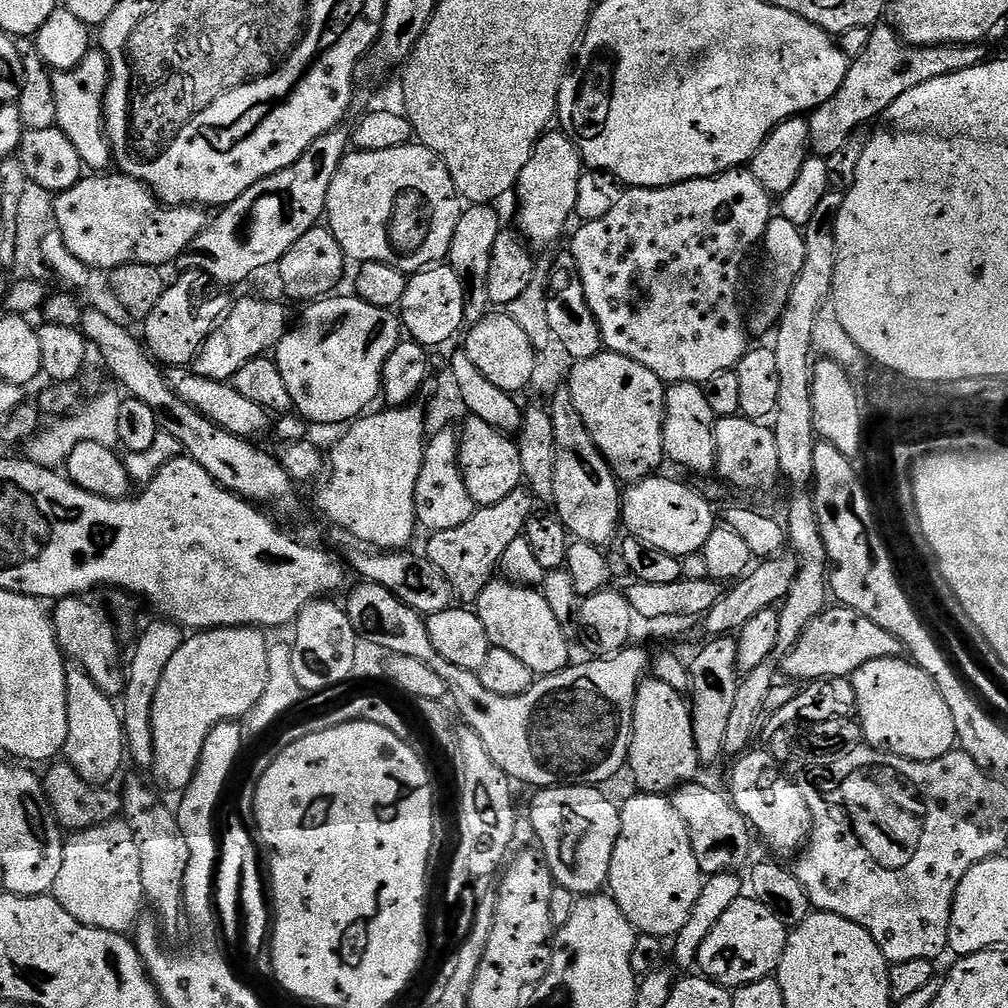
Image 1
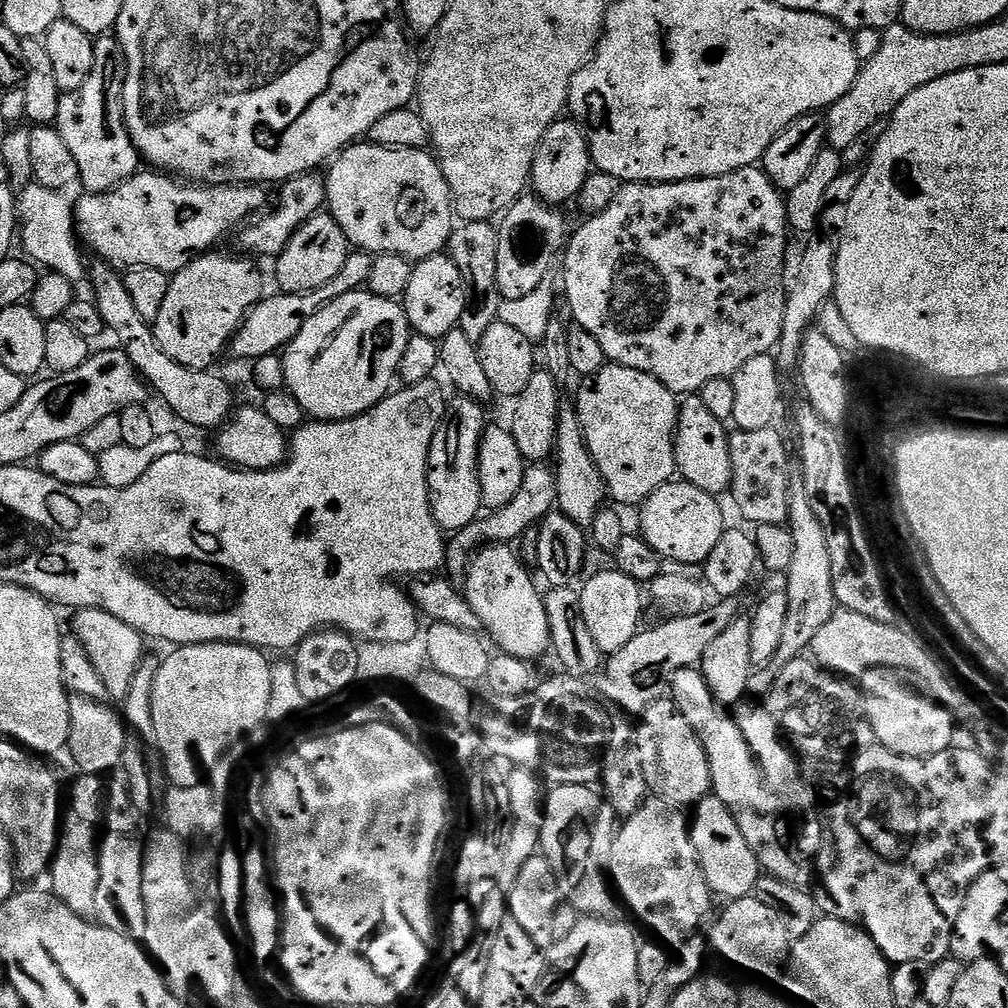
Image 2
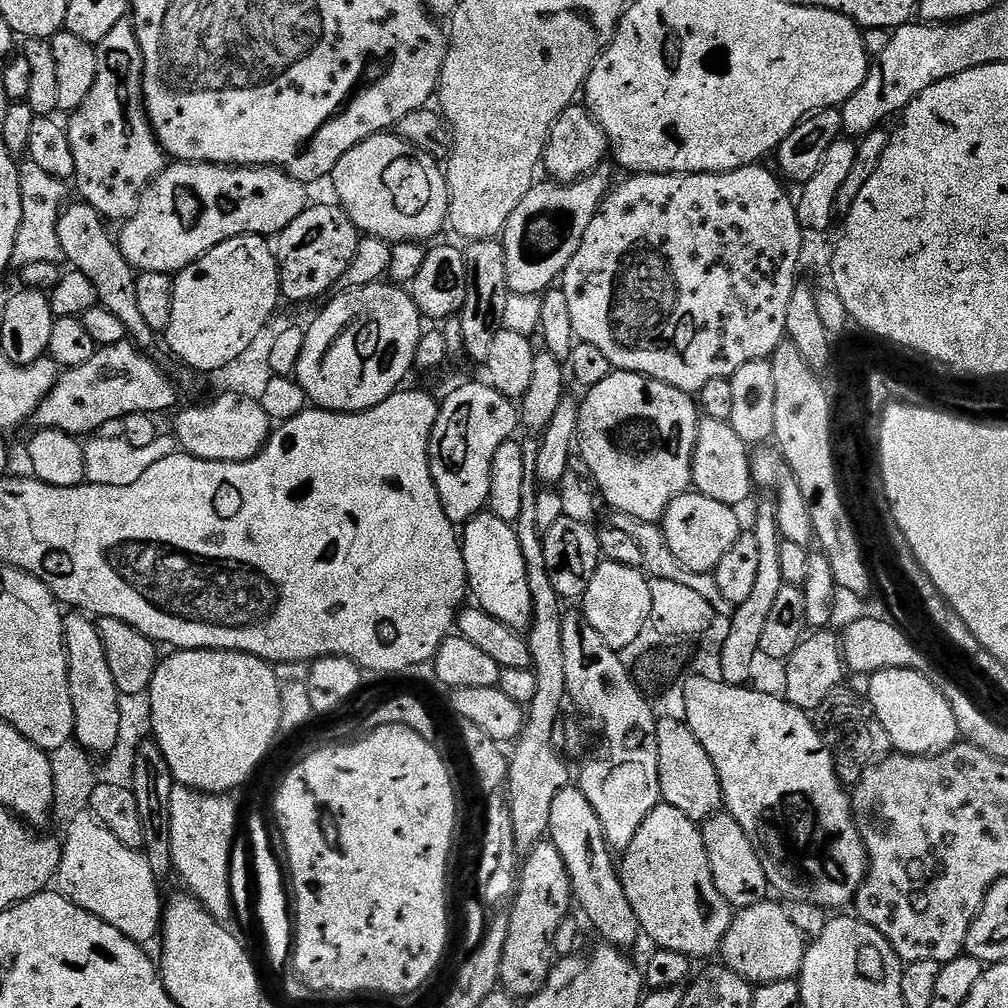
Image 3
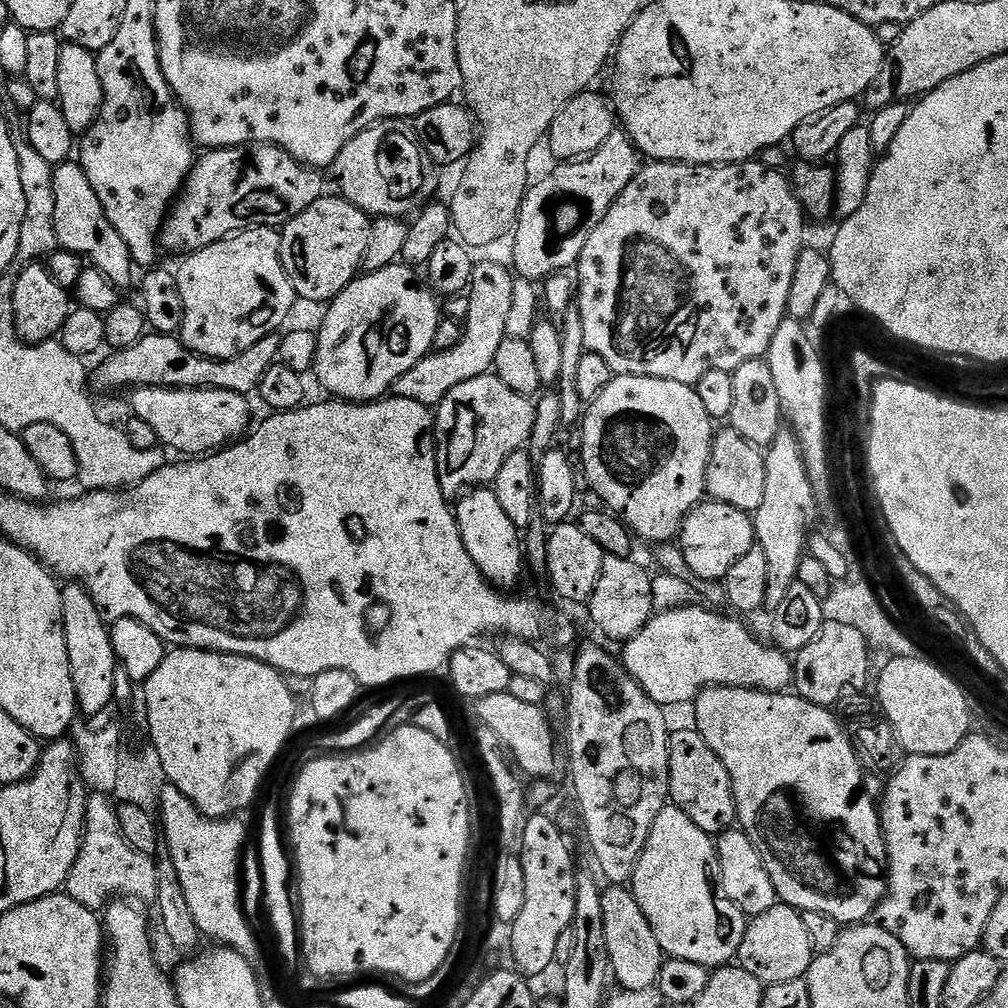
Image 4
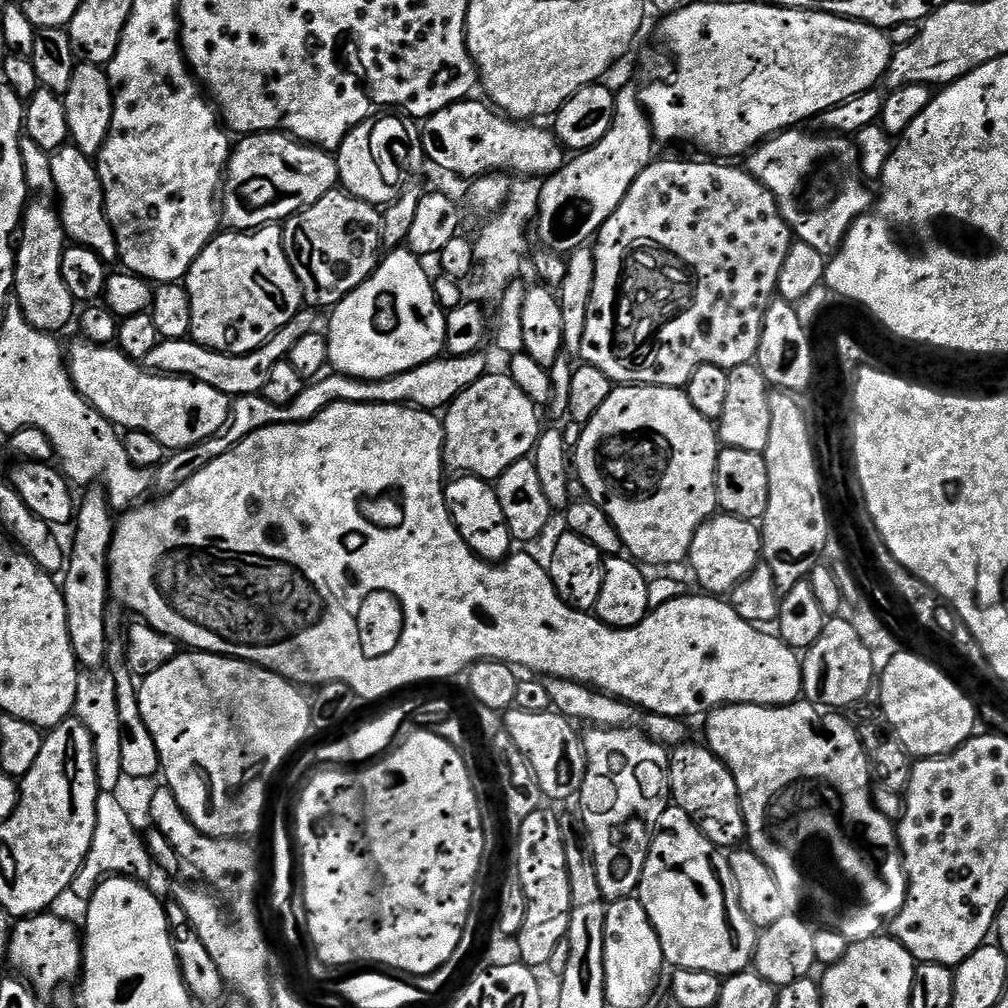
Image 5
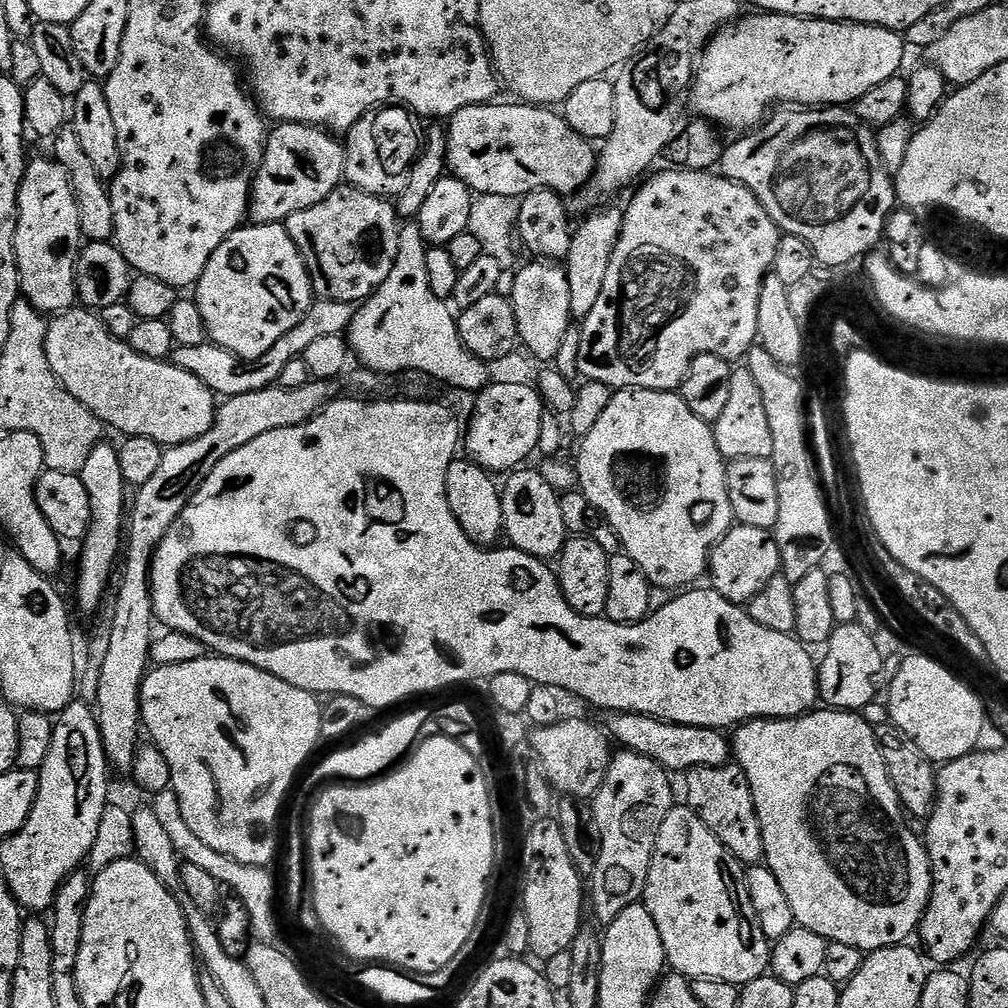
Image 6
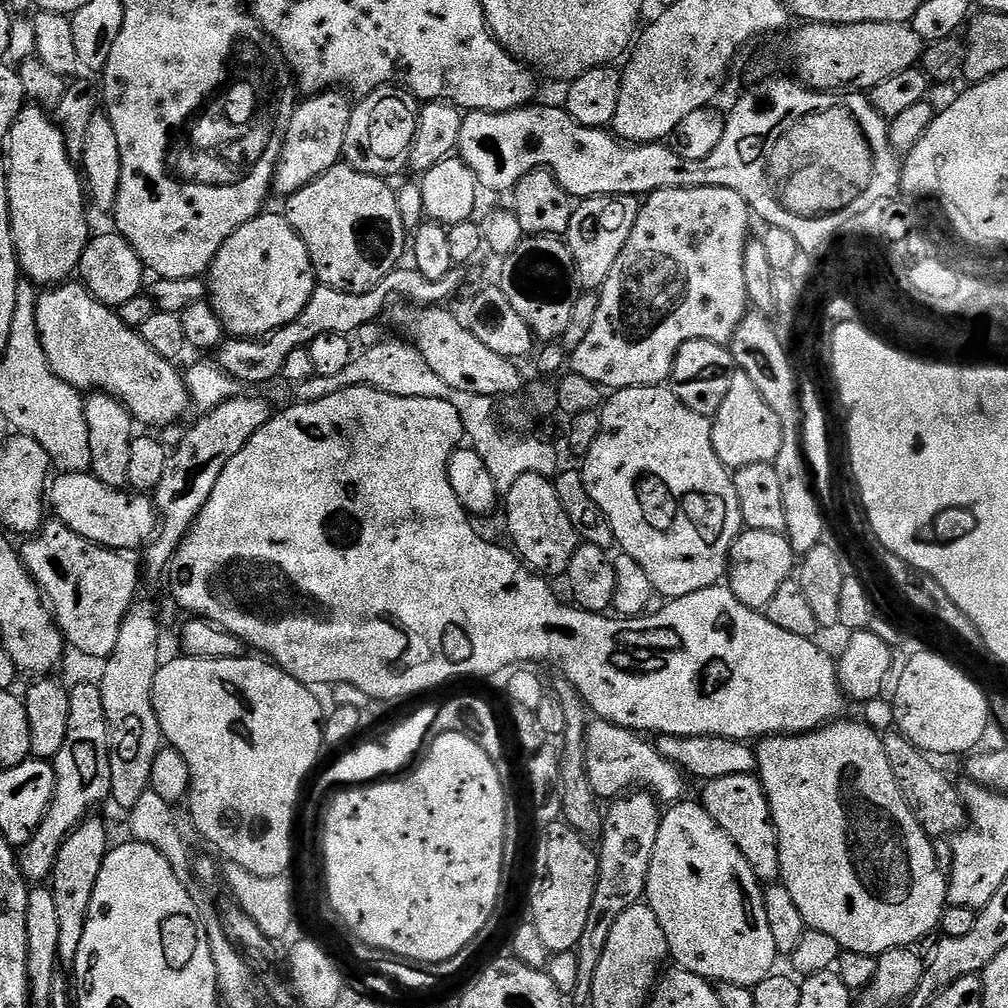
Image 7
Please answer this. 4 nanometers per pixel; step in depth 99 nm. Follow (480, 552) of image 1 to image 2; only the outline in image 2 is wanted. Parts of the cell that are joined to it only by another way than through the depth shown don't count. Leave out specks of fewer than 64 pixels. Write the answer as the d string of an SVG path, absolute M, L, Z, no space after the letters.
M529 463L524 469L522 490L518 490L518 494L514 494L514 502L495 509L491 514L481 515L473 524L466 526L461 532L457 532L451 537L446 548L447 571L463 573L469 567L470 557L473 553L489 542L511 545L513 542L519 541L526 530L539 525L540 521L556 507L555 471L547 463Z

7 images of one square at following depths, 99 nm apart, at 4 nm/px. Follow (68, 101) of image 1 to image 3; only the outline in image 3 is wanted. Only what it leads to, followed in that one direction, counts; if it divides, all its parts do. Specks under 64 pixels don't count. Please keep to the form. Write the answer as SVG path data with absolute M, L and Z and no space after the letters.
M125 18L122 22L118 22L118 26L114 26L114 30L110 30L110 34L106 34L106 38L102 38L100 44L95 45L96 61L98 62L98 74L94 78L94 90L90 90L90 94L86 98L86 102L76 109L67 117L66 127L68 137L70 138L70 150L74 150L74 166L76 174L74 177L74 188L80 191L79 199L85 204L89 204L94 210L98 210L101 216L109 221L123 222L136 212L136 207L140 204L140 196L147 188L152 185L153 180L164 171L166 167L166 153L156 140L156 136L152 133L152 125L148 123L148 113L144 110L144 63L142 62L142 50L138 46L138 34L136 27L132 24L131 19Z

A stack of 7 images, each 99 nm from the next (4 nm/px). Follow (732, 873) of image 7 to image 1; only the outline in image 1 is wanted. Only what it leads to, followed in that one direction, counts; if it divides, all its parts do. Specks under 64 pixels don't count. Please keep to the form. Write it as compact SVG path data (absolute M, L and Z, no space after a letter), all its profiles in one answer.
M642 791L635 795L620 808L620 833L610 858L606 888L637 933L672 938L686 926L705 877L694 858L686 822L674 810L671 799Z

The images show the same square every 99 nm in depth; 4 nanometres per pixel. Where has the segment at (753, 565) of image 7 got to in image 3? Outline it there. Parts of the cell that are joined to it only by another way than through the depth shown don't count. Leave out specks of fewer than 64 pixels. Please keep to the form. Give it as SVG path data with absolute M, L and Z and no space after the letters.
M683 492L664 511L662 529L666 545L686 570L715 573L726 550L730 550L730 546L734 546L742 535L740 516L736 512L739 511L733 505L714 502L714 498L706 498L701 492Z

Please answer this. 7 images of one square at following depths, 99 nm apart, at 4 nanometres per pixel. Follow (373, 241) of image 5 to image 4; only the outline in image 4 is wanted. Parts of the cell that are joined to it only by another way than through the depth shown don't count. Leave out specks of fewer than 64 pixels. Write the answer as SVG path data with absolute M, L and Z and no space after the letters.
M321 195L302 214L283 225L280 232L280 261L301 301L330 302L357 276L364 266L370 217L343 195Z

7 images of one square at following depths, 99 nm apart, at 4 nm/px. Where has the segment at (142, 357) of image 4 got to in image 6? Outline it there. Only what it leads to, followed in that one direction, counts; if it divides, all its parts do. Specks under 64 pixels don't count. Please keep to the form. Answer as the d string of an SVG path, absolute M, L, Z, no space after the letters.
M317 299L310 306L306 318L302 318L302 322L298 322L298 326L290 330L290 334L282 334L282 338L278 338L278 342L274 342L274 346L270 346L270 350L266 350L266 354L262 354L262 358L257 360L243 360L230 354L230 350L220 348L211 342L202 346L177 347L170 360L182 370L197 376L211 392L216 393L217 397L227 398L238 394L250 394L254 390L273 387L279 381L282 369L290 362L301 359L304 351L317 338L327 338L329 334L344 336L352 325L353 311L353 305L346 302Z

